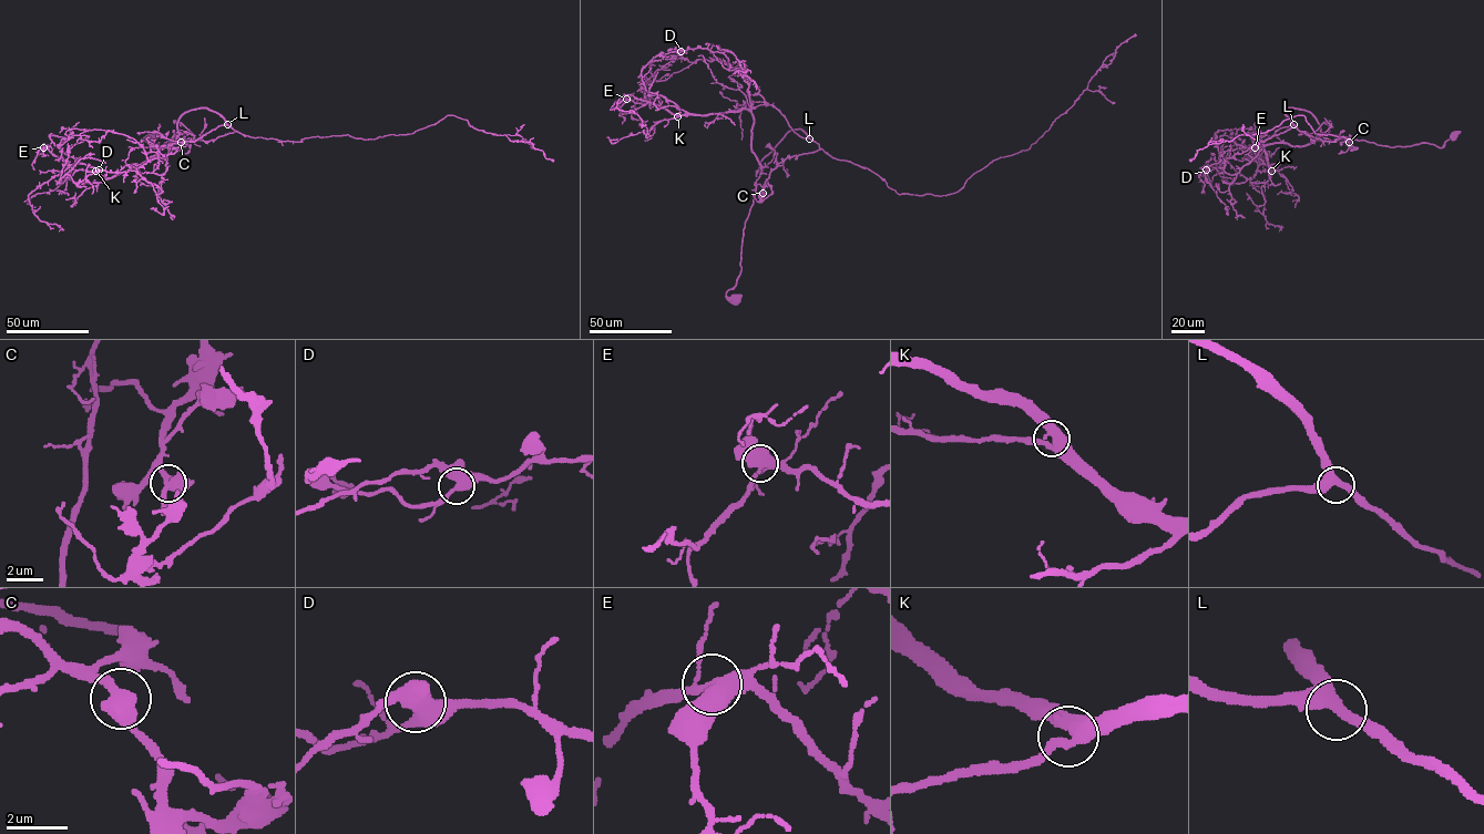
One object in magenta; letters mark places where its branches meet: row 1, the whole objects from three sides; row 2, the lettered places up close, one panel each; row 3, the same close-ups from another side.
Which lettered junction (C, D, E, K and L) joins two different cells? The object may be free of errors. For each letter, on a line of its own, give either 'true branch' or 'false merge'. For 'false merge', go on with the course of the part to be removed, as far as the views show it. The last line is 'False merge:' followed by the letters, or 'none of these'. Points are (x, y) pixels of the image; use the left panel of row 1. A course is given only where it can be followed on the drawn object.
C: true branch
D: true branch
E: true branch
K: true branch
L: true branch
False merge: none of these

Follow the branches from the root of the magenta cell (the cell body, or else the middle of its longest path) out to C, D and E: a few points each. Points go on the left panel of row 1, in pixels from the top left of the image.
C: (153, 137), (143, 138), (160, 147), (180, 133), (178, 119), (200, 107), (217, 112), (237, 131), (181, 142)
D: (153, 137), (143, 138), (153, 147), (172, 138), (178, 119), (197, 109), (225, 122), (135, 170), (99, 170)
E: (153, 137), (143, 138), (160, 147), (180, 134), (149, 160), (110, 177), (83, 164), (70, 164), (43, 147)

